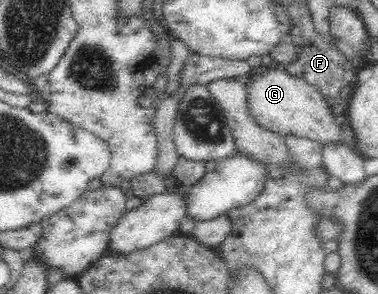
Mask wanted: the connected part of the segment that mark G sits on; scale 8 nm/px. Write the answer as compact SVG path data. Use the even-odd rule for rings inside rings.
M272 65L269 68L260 67L242 80L247 91L247 112L264 129L280 136L303 136L320 145L345 141L341 127L335 125L329 103L304 78L293 76L278 65Z

